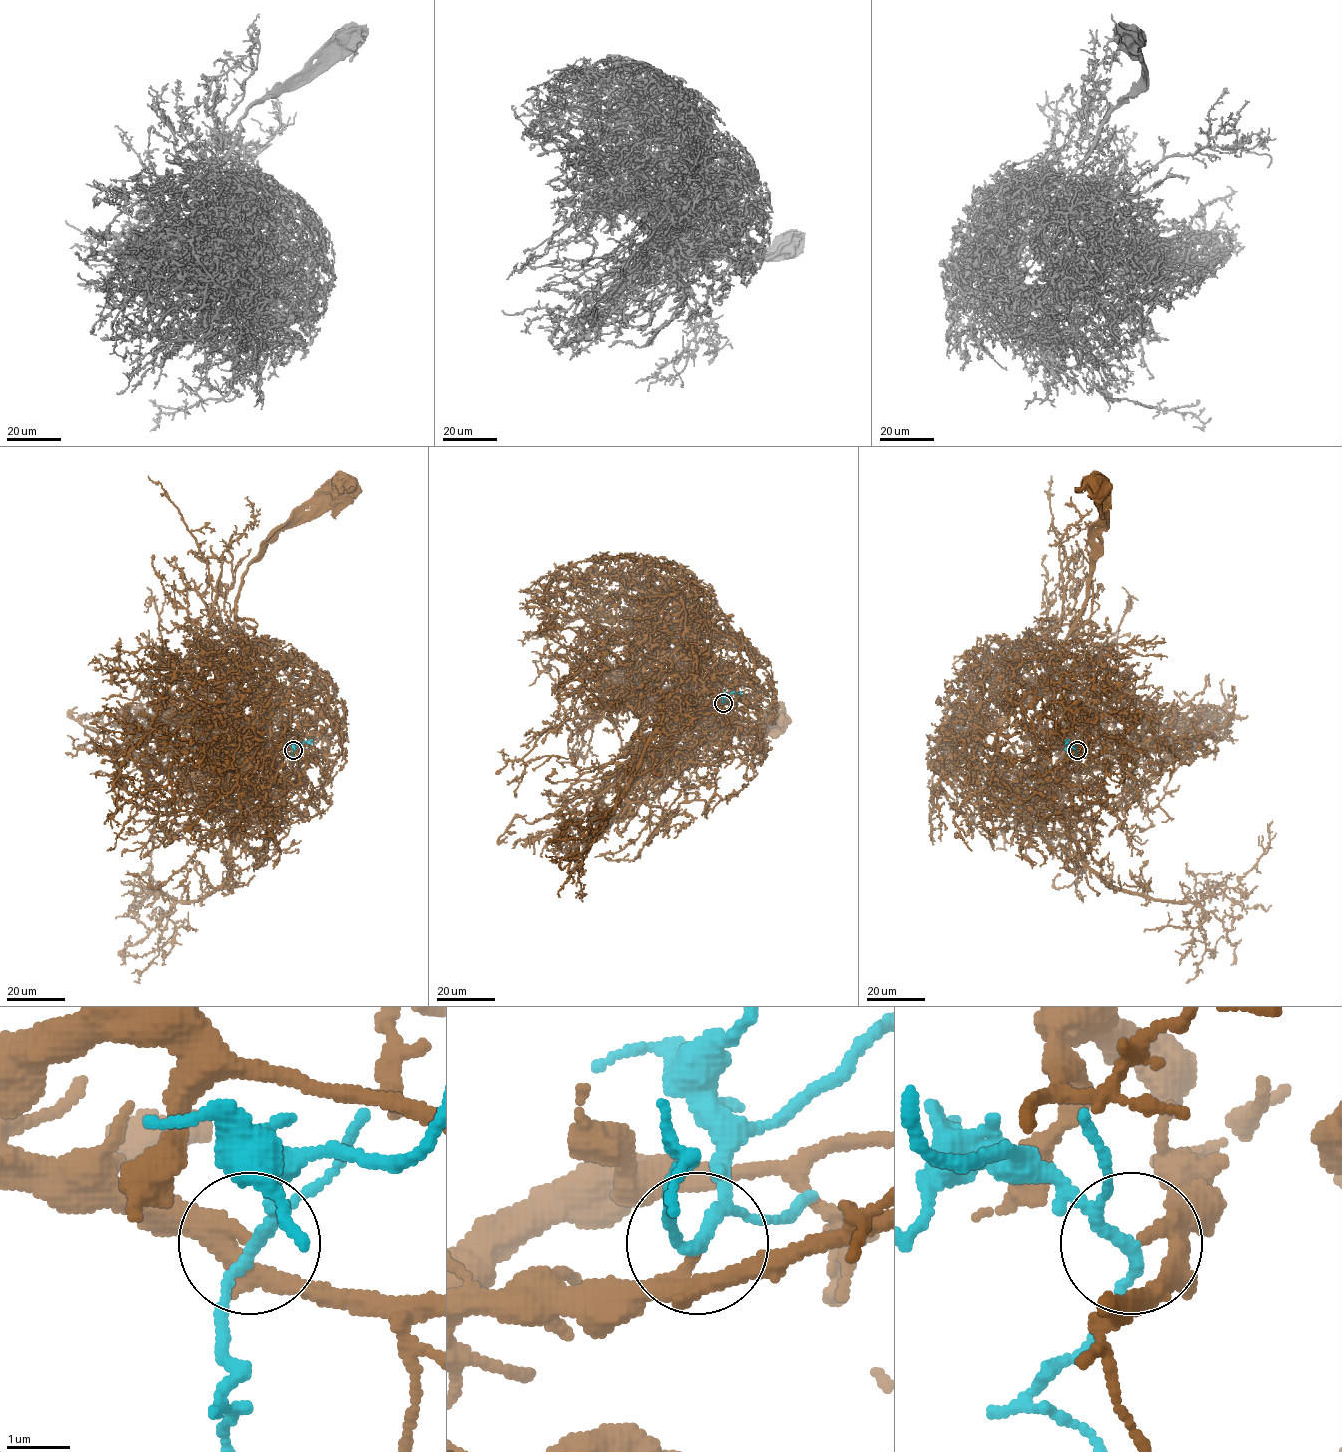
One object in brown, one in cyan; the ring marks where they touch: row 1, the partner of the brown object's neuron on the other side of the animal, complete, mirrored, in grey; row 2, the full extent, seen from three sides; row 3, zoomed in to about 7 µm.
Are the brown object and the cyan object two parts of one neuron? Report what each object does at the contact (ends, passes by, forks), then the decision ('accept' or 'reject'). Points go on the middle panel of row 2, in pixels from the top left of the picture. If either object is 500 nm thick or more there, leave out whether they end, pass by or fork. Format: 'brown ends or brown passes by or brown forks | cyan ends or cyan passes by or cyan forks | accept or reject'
brown passes by | cyan forks | accept

